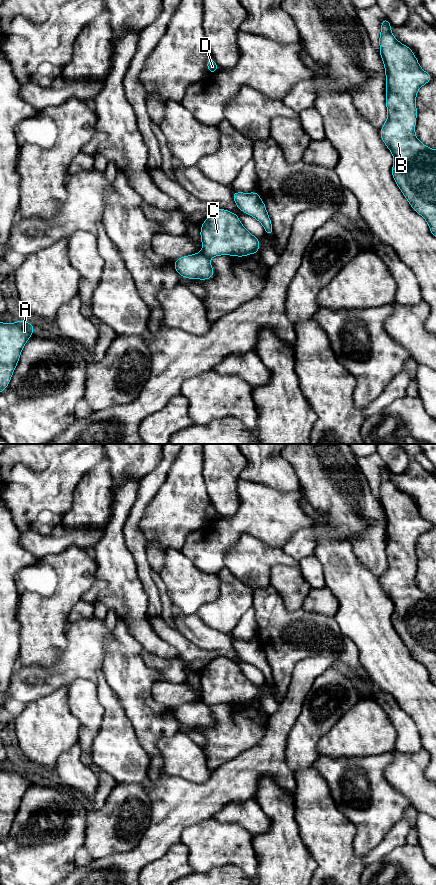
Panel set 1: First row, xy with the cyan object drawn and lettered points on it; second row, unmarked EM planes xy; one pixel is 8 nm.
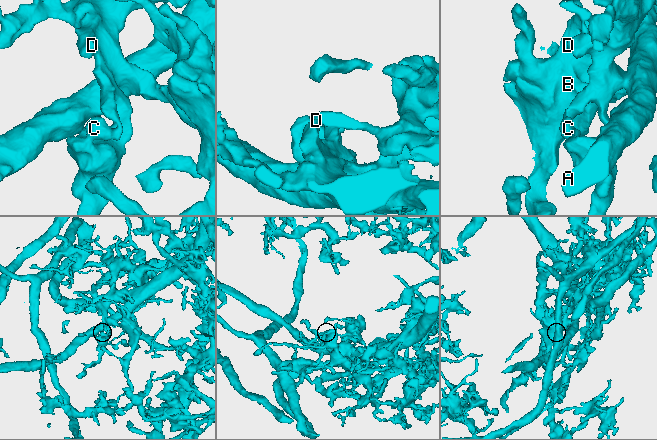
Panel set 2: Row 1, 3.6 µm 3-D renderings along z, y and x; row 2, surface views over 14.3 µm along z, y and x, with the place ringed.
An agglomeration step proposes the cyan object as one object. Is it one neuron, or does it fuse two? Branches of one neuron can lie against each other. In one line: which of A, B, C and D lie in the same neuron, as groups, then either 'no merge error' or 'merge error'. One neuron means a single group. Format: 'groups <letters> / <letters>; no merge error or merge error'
groups A B C D; no merge error

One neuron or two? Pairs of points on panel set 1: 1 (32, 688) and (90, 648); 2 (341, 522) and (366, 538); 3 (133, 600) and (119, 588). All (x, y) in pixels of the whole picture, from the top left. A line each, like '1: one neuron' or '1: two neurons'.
1: one neuron
2: two neurons
3: one neuron

